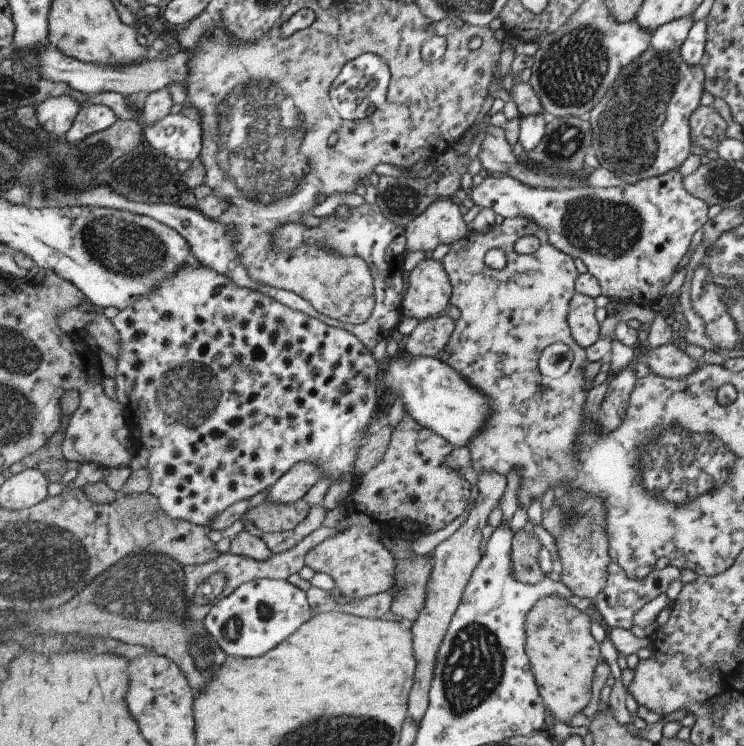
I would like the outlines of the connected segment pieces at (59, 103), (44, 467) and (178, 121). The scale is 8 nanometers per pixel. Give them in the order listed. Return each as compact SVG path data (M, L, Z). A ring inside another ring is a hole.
M57 96L37 104L37 118L41 126L51 132L53 138L67 138L69 130L73 130L73 122L81 106L71 96Z
M69 390L63 394L63 400L61 400L61 406L63 406L63 424L61 424L61 432L59 434L53 434L51 442L47 442L45 448L41 448L39 452L35 452L33 456L27 456L23 462L19 462L17 466L13 466L9 470L9 474L17 476L25 470L33 470L33 468L39 468L41 472L47 474L47 480L49 482L57 482L61 484L61 476L67 472L65 470L65 458L63 458L63 440L65 440L65 430L67 430L67 424L69 424L69 418L81 408L81 402L83 402L83 394L79 390Z
M169 114L157 124L145 124L145 144L171 160L195 162L203 154L203 128L199 118Z

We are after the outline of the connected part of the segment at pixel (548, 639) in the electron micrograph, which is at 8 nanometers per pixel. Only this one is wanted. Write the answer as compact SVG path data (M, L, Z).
M545 596L531 610L527 618L527 654L535 668L535 678L539 692L547 710L563 724L571 722L571 716L579 712L589 702L591 678L599 662L599 648L589 634L589 618L569 606L565 600L555 596Z

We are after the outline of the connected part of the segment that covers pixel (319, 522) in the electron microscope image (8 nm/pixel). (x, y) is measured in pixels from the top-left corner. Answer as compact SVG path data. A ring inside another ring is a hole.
M317 504L317 506L313 506L313 510L307 516L307 520L303 524L299 524L295 530L291 530L291 532L279 532L279 534L263 534L261 540L271 548L273 554L289 552L297 544L301 544L307 536L311 536L315 530L323 528L325 514L327 514L327 508L323 504Z

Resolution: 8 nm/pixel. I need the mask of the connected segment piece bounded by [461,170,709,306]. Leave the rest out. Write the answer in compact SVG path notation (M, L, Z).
M677 170L617 188L533 188L515 176L489 176L465 194L475 206L493 208L507 218L525 216L547 232L547 242L559 252L579 258L601 288L601 296L613 302L653 306L659 292L671 282L677 264L689 252L693 234L705 226L709 206L683 190Z

